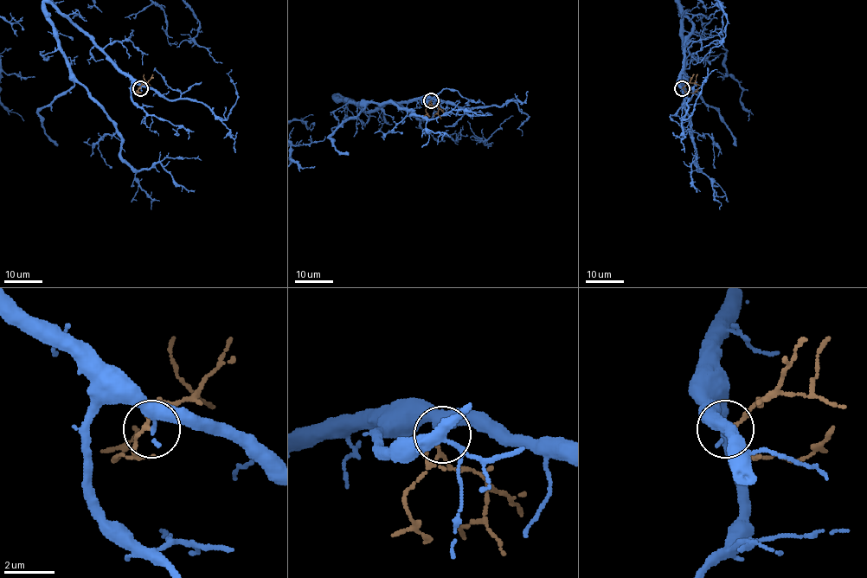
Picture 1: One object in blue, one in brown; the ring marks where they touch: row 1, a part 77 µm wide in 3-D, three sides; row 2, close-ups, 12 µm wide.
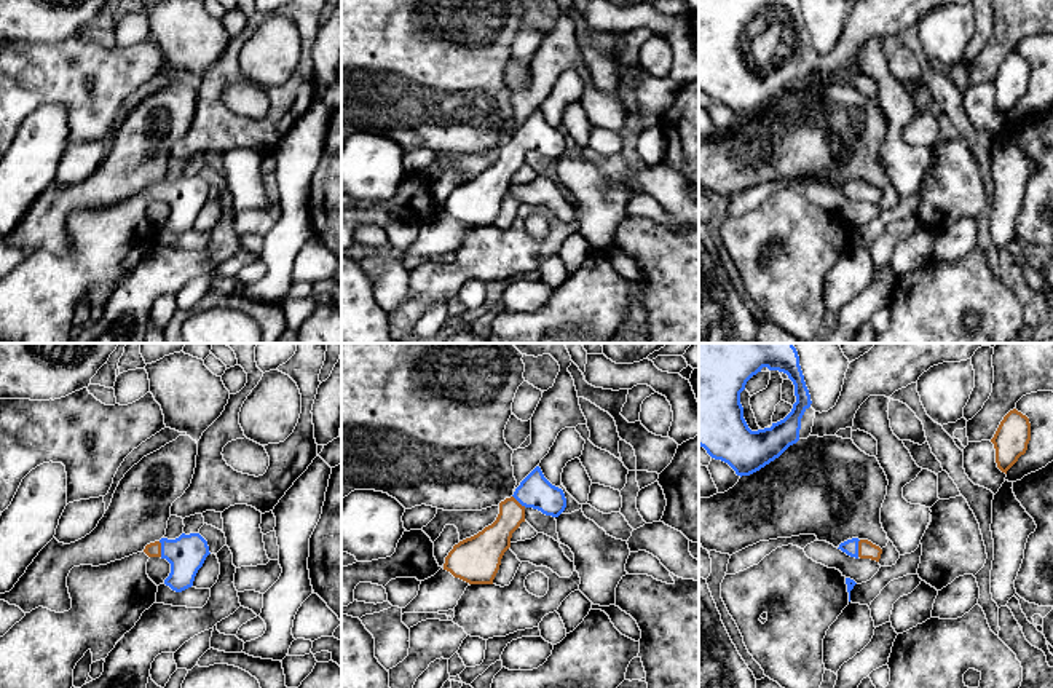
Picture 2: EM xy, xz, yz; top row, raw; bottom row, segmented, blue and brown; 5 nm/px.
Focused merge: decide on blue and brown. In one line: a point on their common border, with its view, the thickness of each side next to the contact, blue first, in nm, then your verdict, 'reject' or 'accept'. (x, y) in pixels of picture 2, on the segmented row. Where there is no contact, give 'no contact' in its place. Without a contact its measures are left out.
yz (857, 548) | 80/90 nm | accept

